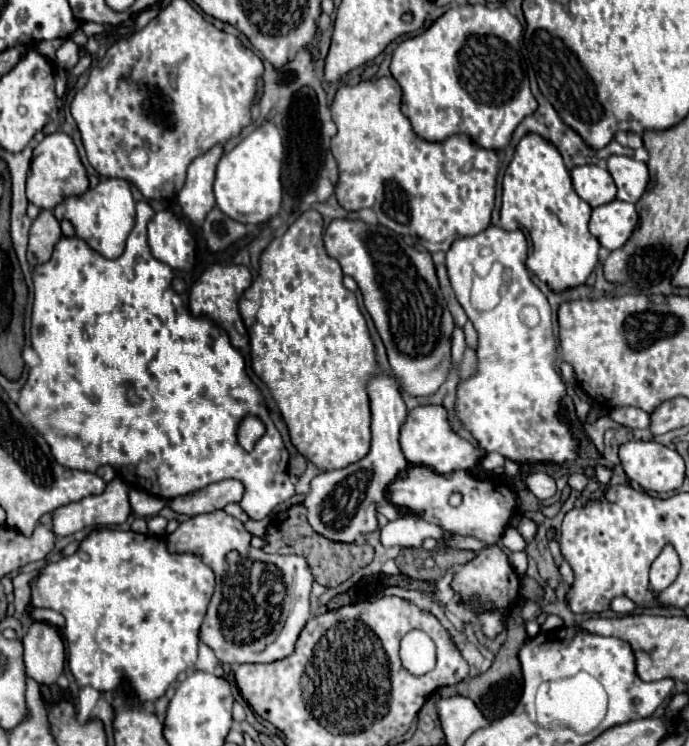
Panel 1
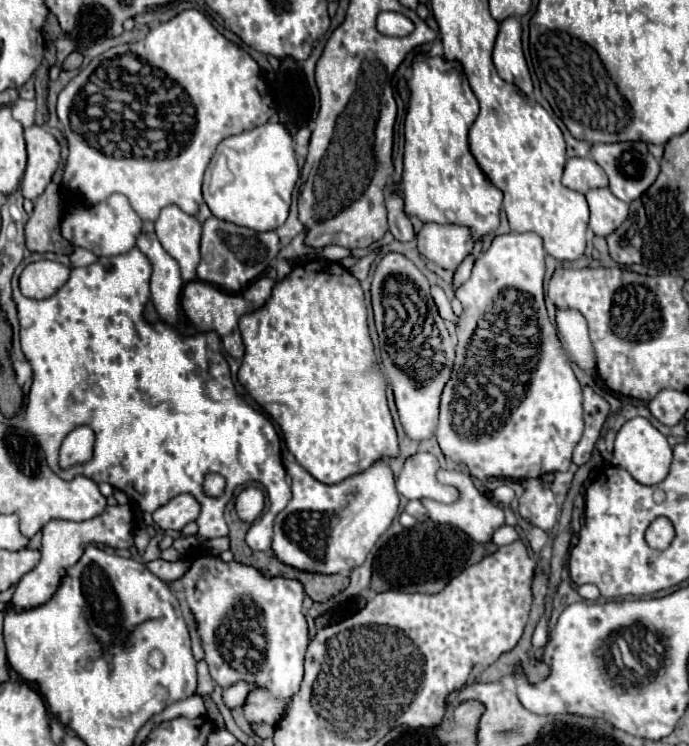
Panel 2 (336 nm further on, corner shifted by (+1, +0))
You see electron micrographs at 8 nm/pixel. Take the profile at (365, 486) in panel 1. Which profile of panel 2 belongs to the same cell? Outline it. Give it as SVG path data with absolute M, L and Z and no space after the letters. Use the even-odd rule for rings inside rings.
M287 458L284 465L293 480L293 498L275 518L275 556L289 566L319 574L351 572L355 566L361 566L373 544L391 526L399 510L395 474L389 468L387 458L379 458L367 470L337 484L323 484L315 480L293 458Z

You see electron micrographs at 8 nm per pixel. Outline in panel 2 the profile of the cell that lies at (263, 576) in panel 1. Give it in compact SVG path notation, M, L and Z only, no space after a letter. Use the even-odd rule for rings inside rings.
M191 554L189 570L169 586L183 596L197 624L211 678L221 688L237 680L257 682L257 698L247 698L243 706L245 718L275 726L303 680L303 656L309 644L301 612L303 584L283 576L263 576L253 566L223 562L213 554Z

